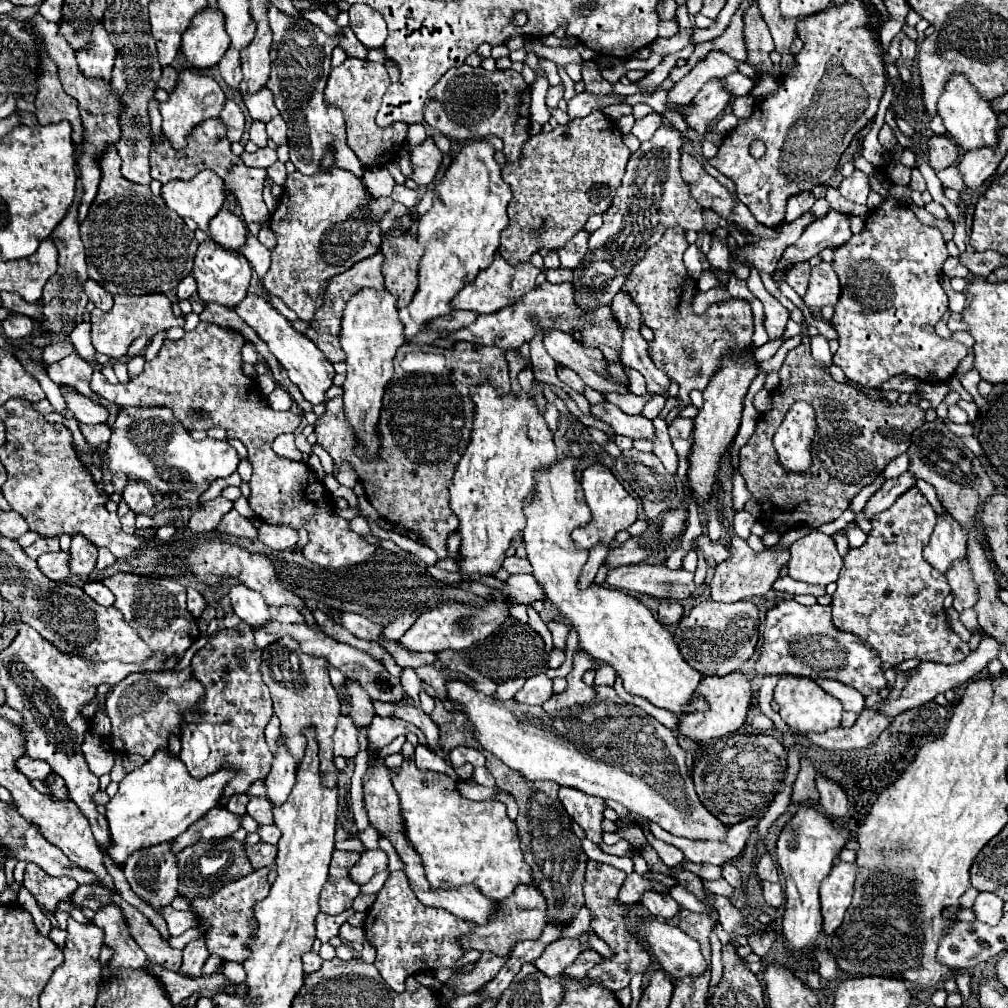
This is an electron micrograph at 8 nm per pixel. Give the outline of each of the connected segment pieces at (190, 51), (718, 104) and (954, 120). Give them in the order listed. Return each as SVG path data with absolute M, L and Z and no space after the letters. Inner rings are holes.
M205 7L199 11L183 33L181 51L185 59L197 69L215 67L227 47L229 35L225 31L225 17L219 7Z
M711 79L703 85L703 89L695 95L693 105L689 111L685 111L685 123L695 133L703 135L707 133L709 125L725 111L727 103L731 101L731 95L721 87L719 79Z
M955 73L955 75L949 77L949 81L945 85L945 91L939 97L937 113L943 119L949 137L953 137L953 141L963 151L971 151L971 149L979 149L979 147L993 147L995 145L995 141L997 141L997 117L995 117L995 111L991 109L991 103L977 93L977 89L971 85L971 81L965 75Z

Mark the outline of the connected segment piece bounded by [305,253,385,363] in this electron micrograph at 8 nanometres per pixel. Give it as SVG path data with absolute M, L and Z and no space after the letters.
M375 253L373 257L365 259L365 261L359 261L357 265L353 265L353 269L333 277L327 285L327 291L325 291L325 297L323 297L323 305L321 309L315 313L315 319L311 321L309 329L307 329L307 337L325 353L327 361L331 363L339 363L339 361L345 361L345 353L339 345L339 323L341 323L341 313L345 309L345 301L357 293L359 289L363 287L375 287L375 289L385 289L383 285L383 275L381 275L381 263L383 263L383 255L381 253Z

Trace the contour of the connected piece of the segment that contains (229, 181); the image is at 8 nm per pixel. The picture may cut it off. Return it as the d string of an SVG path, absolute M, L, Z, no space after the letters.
M219 117L199 123L187 135L187 145L183 149L173 149L169 139L163 135L159 141L155 141L153 133L151 133L151 177L153 179L157 179L161 183L167 183L171 179L193 179L203 169L211 169L217 175L221 175L221 179L225 181L225 187L237 197L237 201L241 205L241 215L247 225L253 221L259 221L259 223L267 221L269 211L267 211L267 207L263 203L263 195L261 195L267 171L245 167L245 163L237 155L233 155L231 143L227 139L227 127Z

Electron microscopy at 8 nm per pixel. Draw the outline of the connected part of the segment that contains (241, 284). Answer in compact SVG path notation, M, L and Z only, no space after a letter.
M205 241L197 249L191 275L195 277L197 293L205 303L219 303L225 307L235 307L237 303L241 303L247 297L247 289L249 289L249 281L251 281L251 265L241 253L227 251L221 245L217 245L215 241Z

